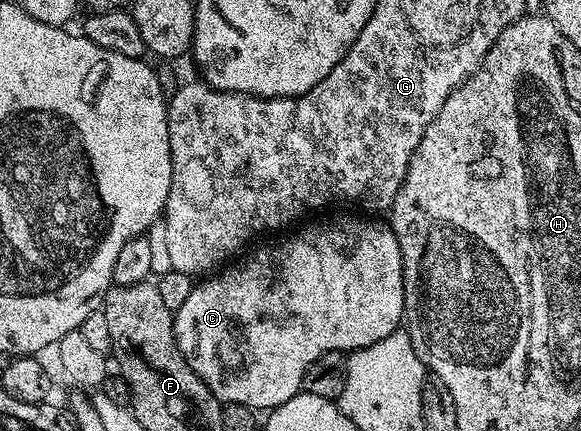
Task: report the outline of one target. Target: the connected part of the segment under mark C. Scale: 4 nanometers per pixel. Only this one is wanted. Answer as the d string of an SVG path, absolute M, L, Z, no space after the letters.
M354 214L358 216L338 216L335 220L326 220L323 224L310 224L307 228L302 228L299 232L294 232L291 236L286 236L283 240L278 240L275 244L266 244L263 248L258 248L246 261L243 262L242 268L234 268L231 272L219 271L217 274L219 276L211 275L209 278L211 280L206 280L201 284L201 282L195 283L192 294L188 294L187 300L184 302L184 306L180 306L180 310L174 313L174 335L178 337L178 345L180 350L184 354L184 358L192 366L192 370L196 370L196 374L203 380L208 386L208 390L212 390L212 394L215 398L222 401L223 404L243 404L248 406L251 410L259 410L258 408L266 408L265 410L273 410L279 408L284 402L288 402L288 398L298 395L299 392L303 391L303 380L305 378L305 372L310 366L321 355L325 352L336 351L343 354L349 354L354 351L355 348L363 348L364 346L372 346L372 342L380 342L380 338L388 338L388 334L399 331L400 325L403 323L402 315L407 311L404 306L404 261L402 255L400 254L400 242L396 238L396 234L390 228L389 223L380 221L378 218L367 218L362 214Z

